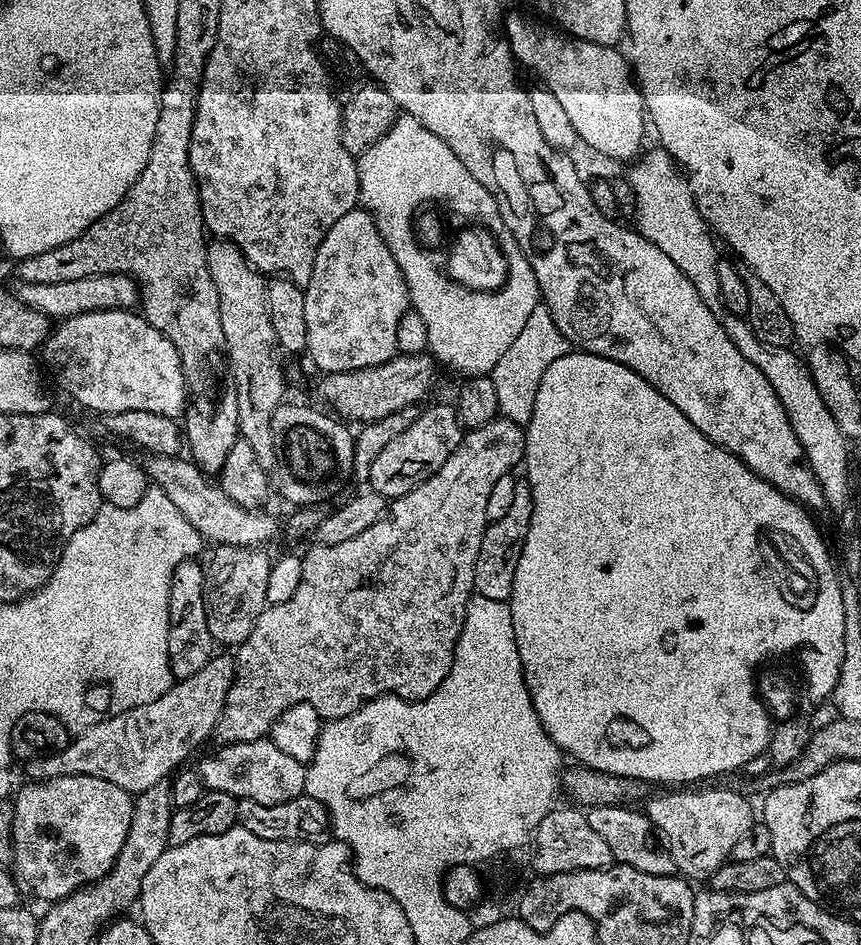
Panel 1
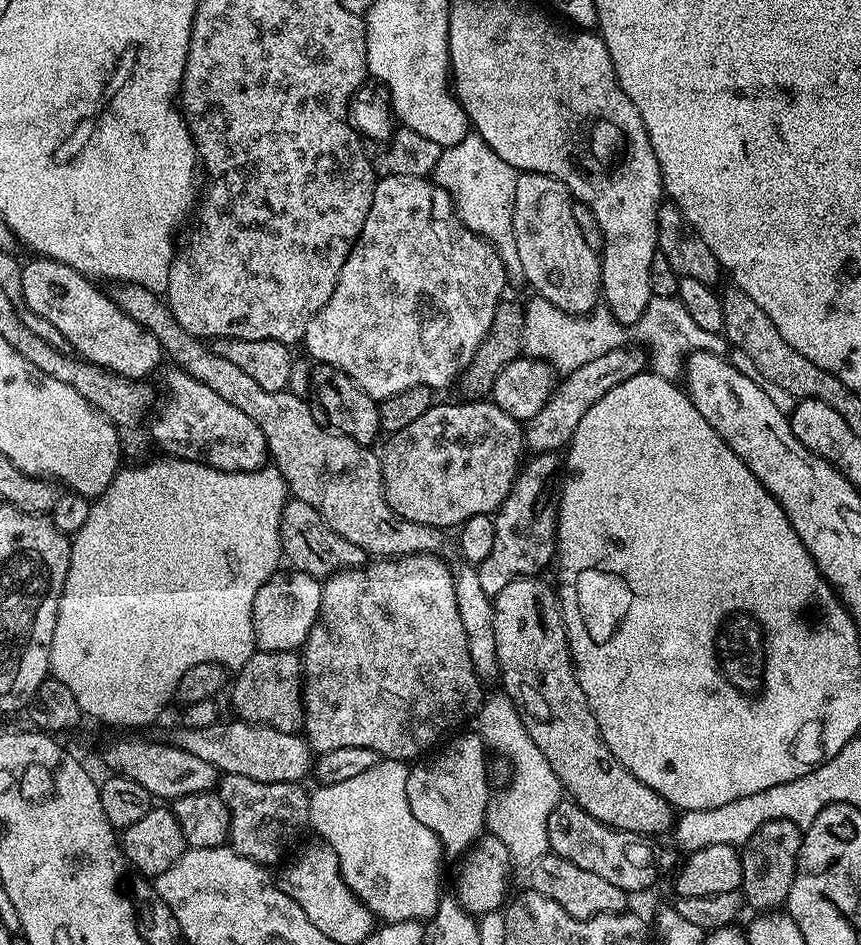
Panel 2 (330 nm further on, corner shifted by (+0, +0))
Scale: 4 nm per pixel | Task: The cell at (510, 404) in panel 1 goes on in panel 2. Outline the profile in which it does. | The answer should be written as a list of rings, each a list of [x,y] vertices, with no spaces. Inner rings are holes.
[[[679,295],[653,296],[646,310],[635,317],[636,325],[633,328],[624,329],[616,320],[619,319],[607,310],[570,316],[548,300],[532,298],[532,301],[524,304],[523,351],[534,360],[544,360],[557,373],[567,374],[578,370],[578,366],[586,366],[586,362],[593,358],[602,358],[602,354],[610,354],[615,348],[625,347],[629,343],[627,340],[636,339],[648,347],[646,356],[651,371],[676,382],[683,377],[685,363],[692,353],[724,354],[730,348],[721,333],[702,330],[702,326],[696,325],[694,318],[690,318],[690,313],[686,311],[686,306],[682,306]]]

